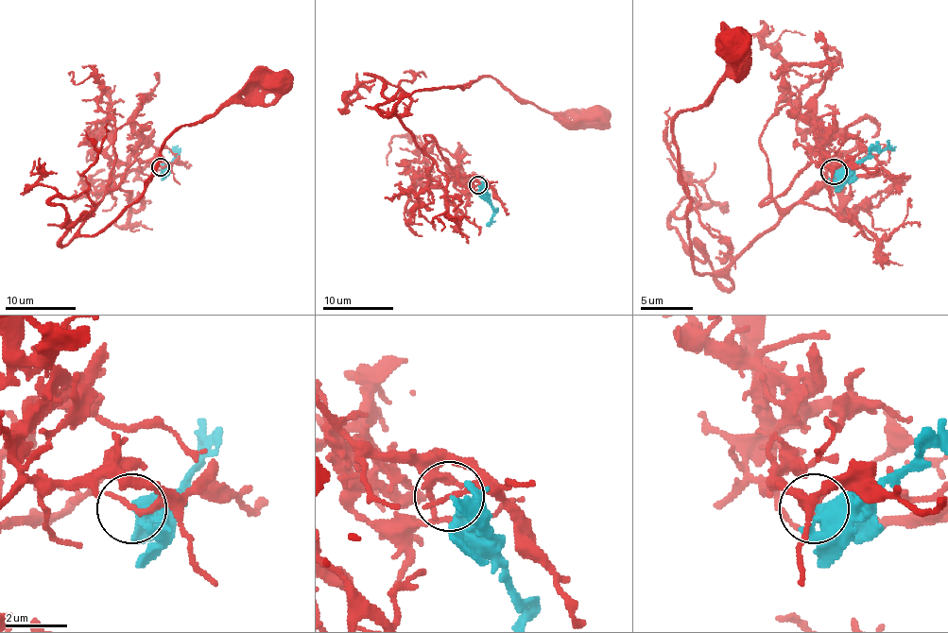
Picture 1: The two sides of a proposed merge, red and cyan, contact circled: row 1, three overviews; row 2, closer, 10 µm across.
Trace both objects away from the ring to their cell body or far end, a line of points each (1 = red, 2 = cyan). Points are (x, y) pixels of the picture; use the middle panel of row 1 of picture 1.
1: (478, 185), (481, 178), (460, 177), (434, 139), (420, 148), (397, 104), (492, 77), (536, 106), (598, 118)
2: (478, 185), (494, 210), (491, 220), (495, 220)

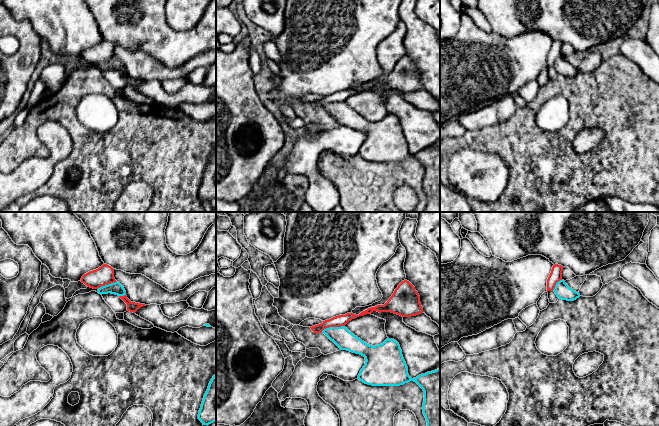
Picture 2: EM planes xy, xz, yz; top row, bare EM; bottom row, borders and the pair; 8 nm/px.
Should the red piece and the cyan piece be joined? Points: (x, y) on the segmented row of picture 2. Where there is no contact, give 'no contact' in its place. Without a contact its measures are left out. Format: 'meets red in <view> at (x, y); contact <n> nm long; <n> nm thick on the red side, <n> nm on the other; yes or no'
meets red in xz at (332, 326); contact 200 nm long; 90 nm thick on the red side, 160 nm on the other; no

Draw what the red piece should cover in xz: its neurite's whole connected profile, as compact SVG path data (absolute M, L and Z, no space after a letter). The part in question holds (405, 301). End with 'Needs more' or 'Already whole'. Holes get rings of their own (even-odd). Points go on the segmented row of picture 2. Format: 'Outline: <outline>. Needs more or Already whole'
Outline: M404 280L398 285L392 296L384 305L368 308L359 315L353 313L339 315L310 328L314 333L322 333L326 328L345 326L352 319L371 314L373 311L379 313L391 312L402 317L411 317L423 313L423 308L420 303L420 296L415 290L415 287L409 281Z. Already whole

